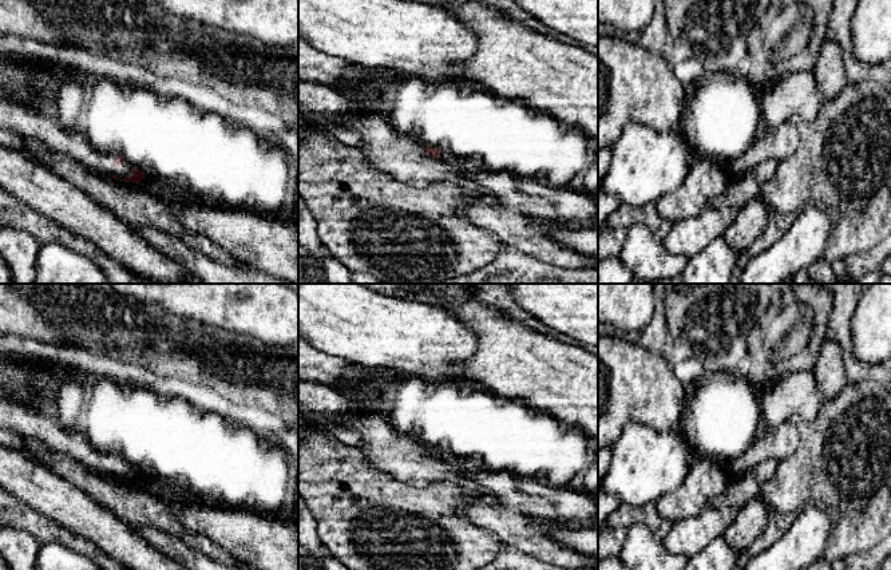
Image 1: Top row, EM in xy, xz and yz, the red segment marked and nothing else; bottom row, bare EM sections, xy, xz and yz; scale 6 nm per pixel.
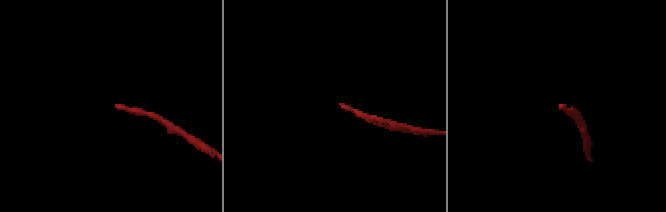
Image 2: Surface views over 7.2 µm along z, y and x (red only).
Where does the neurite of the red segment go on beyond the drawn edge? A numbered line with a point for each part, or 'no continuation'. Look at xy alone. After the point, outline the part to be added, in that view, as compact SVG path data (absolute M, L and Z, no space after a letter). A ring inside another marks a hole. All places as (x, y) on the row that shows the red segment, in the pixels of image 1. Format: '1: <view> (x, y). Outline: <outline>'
1: xy (18, 122). Outline: M0 96L0 145L21 149L27 139L41 140L58 154L96 173L110 177L116 174L119 179L132 174L128 163L114 166L116 154L102 154L87 138L74 130L66 130L59 120L45 118L20 100Z

